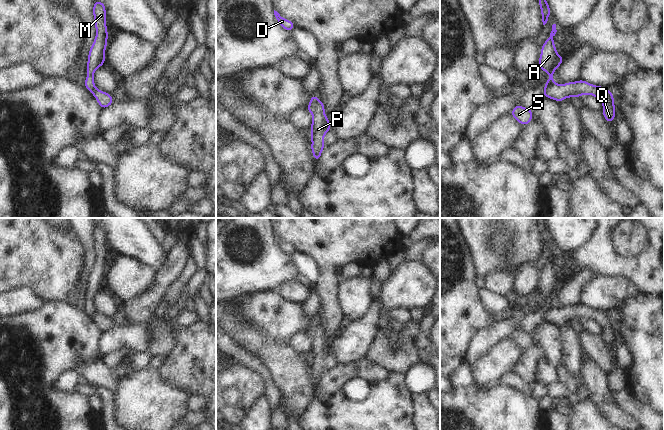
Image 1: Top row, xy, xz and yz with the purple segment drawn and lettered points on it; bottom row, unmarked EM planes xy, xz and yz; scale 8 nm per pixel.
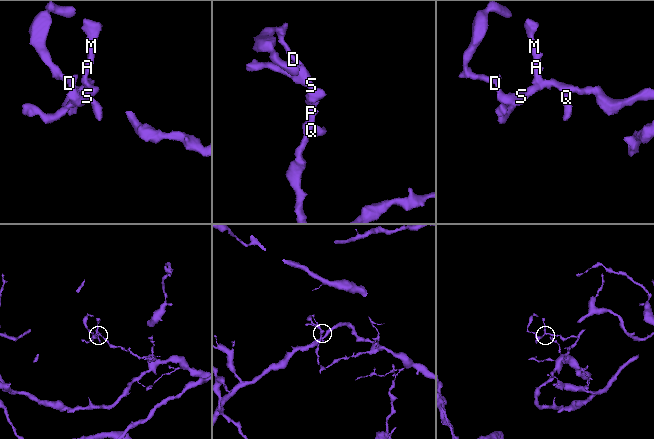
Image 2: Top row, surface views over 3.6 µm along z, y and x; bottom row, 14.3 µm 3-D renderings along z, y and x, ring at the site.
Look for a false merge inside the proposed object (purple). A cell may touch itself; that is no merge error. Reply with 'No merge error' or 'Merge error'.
Merge error.

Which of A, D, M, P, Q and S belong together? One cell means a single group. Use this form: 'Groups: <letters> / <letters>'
Groups: A M / D P Q S.

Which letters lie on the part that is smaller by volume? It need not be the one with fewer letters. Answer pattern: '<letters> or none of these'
A, M

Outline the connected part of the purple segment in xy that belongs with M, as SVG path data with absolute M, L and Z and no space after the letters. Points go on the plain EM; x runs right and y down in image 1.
M94 224L93 241L96 253L96 261L88 277L87 300L85 303L85 312L92 316L95 312L93 299L95 295L105 288L105 274L107 272L108 254L105 247L106 231L102 225Z

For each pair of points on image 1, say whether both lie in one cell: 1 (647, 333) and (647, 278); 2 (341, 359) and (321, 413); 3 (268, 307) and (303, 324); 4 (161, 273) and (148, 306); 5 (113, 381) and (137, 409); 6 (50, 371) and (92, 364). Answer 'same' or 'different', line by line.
1: different
2: different
3: same
4: same
5: different
6: different

